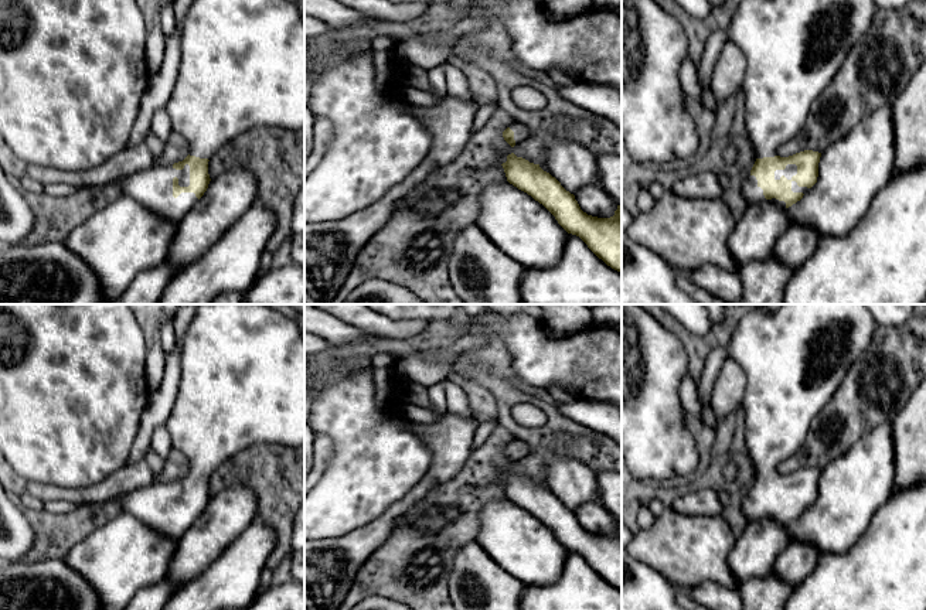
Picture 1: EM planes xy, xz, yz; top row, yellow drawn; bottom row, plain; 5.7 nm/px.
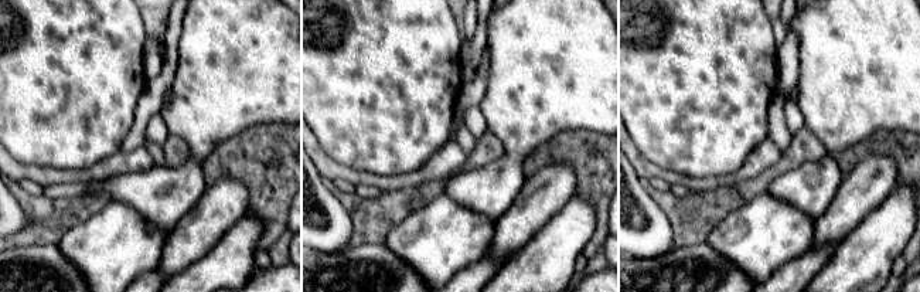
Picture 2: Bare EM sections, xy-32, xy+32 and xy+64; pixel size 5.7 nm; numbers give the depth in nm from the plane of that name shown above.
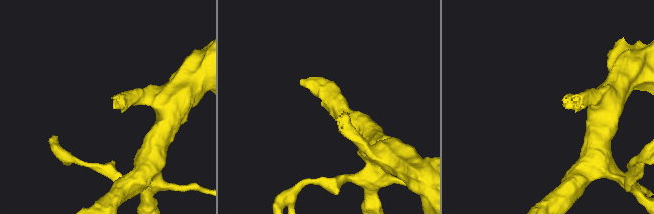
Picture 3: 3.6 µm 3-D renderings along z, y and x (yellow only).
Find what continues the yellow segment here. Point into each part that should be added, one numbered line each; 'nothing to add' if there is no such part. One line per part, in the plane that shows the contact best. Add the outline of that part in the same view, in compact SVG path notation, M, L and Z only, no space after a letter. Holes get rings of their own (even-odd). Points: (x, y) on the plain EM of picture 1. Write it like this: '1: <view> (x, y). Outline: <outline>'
1: xy (242, 365). Outline: M198 304L195 316L181 338L180 365L178 392L164 426L171 446L188 459L190 473L210 477L225 460L251 446L304 446L304 340L297 324L285 314L268 304Z
2: xy (152, 505). Outline: M153 483L147 487L119 495L116 500L123 512L136 517L142 524L178 541L197 521L194 510L181 510L173 514L173 495L178 495L180 504L190 502L190 483L176 487L173 483Z

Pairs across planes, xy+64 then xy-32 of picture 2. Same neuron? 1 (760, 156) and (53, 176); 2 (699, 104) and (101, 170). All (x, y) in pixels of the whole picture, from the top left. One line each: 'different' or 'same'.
1: same
2: different

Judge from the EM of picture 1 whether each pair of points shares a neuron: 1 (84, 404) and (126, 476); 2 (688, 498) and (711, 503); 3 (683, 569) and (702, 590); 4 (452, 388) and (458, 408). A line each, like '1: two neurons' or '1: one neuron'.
1: two neurons
2: one neuron
3: two neurons
4: one neuron

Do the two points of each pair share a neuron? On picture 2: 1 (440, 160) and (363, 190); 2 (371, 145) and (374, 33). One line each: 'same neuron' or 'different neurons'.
1: different neurons
2: same neuron

